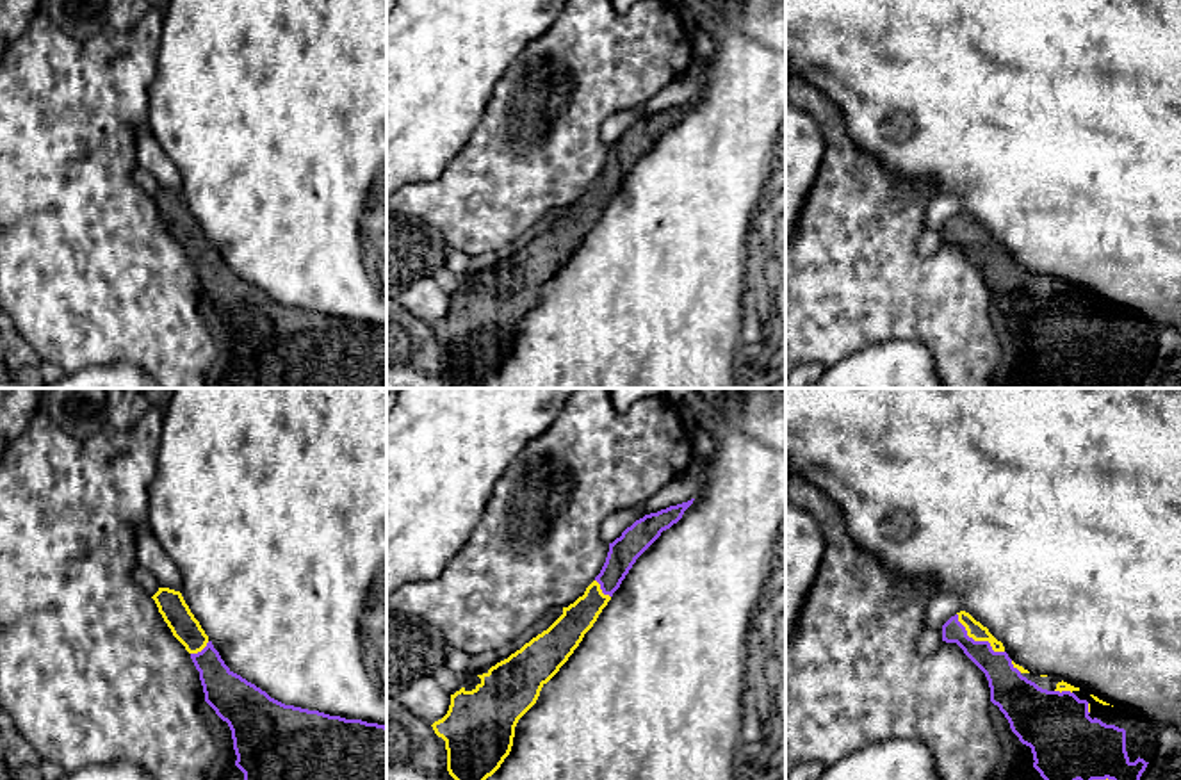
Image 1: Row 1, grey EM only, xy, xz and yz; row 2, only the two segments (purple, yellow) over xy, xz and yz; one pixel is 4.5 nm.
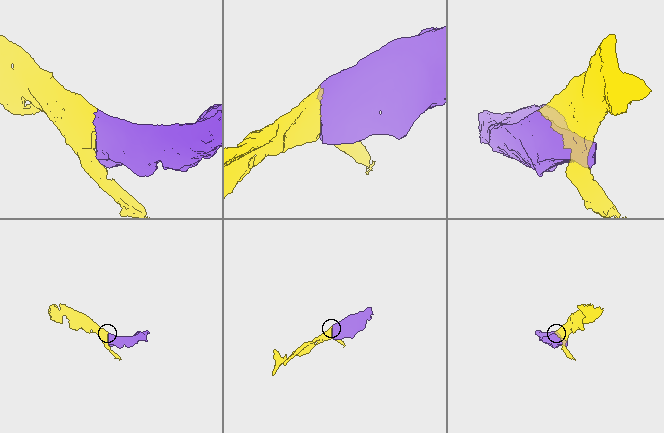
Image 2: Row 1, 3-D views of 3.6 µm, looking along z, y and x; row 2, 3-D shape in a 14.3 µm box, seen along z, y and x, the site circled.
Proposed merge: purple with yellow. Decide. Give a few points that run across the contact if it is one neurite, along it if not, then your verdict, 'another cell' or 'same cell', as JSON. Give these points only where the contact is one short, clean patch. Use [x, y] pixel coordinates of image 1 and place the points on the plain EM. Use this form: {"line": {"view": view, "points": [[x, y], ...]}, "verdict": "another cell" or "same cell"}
{"verdict": "same cell"}

